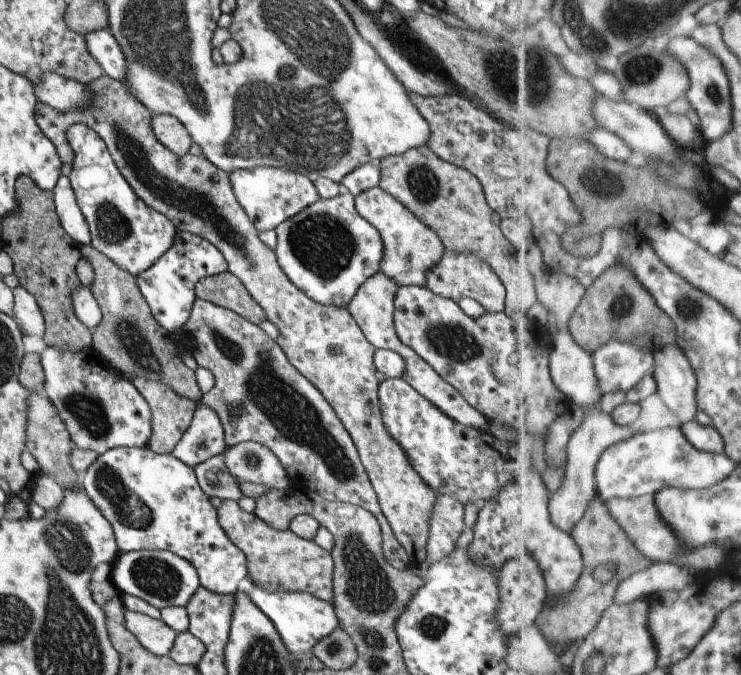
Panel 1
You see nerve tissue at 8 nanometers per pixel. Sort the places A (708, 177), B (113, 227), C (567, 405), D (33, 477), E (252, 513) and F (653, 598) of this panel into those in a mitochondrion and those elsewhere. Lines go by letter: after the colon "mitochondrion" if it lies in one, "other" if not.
A: other
B: mitochondrion
C: other
D: other
E: other
F: other

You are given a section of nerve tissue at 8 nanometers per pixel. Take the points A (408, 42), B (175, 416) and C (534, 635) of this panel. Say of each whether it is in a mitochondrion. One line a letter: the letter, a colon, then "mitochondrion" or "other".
A: other
B: other
C: other

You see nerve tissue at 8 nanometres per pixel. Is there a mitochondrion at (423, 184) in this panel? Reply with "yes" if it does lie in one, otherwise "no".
yes

